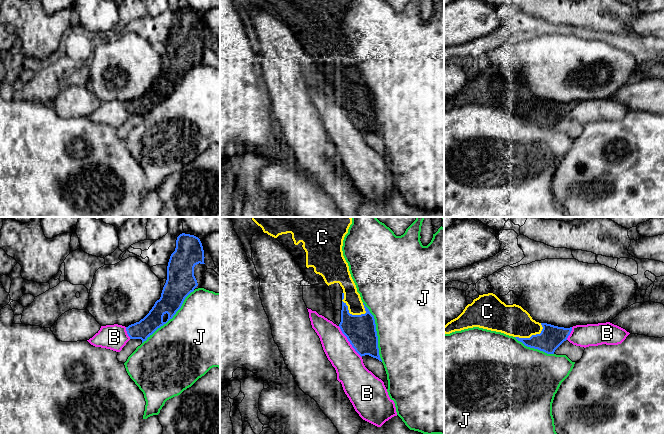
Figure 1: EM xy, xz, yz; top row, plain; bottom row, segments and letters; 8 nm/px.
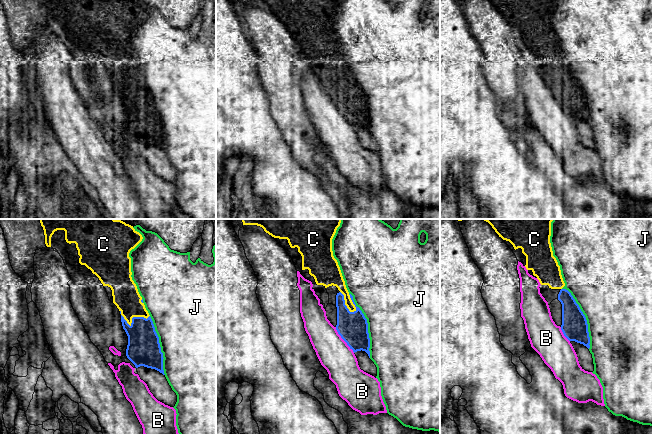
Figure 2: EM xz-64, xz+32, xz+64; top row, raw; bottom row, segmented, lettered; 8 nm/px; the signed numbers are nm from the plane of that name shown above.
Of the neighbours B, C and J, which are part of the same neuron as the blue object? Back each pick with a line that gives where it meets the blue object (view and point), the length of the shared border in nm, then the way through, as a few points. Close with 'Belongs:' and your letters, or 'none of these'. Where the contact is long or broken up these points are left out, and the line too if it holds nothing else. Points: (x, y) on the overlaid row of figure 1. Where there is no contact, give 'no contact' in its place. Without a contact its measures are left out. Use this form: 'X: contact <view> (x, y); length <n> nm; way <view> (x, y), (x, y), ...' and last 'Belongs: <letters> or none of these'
C: contact xz (348, 311); length 260 nm
Belongs: C

